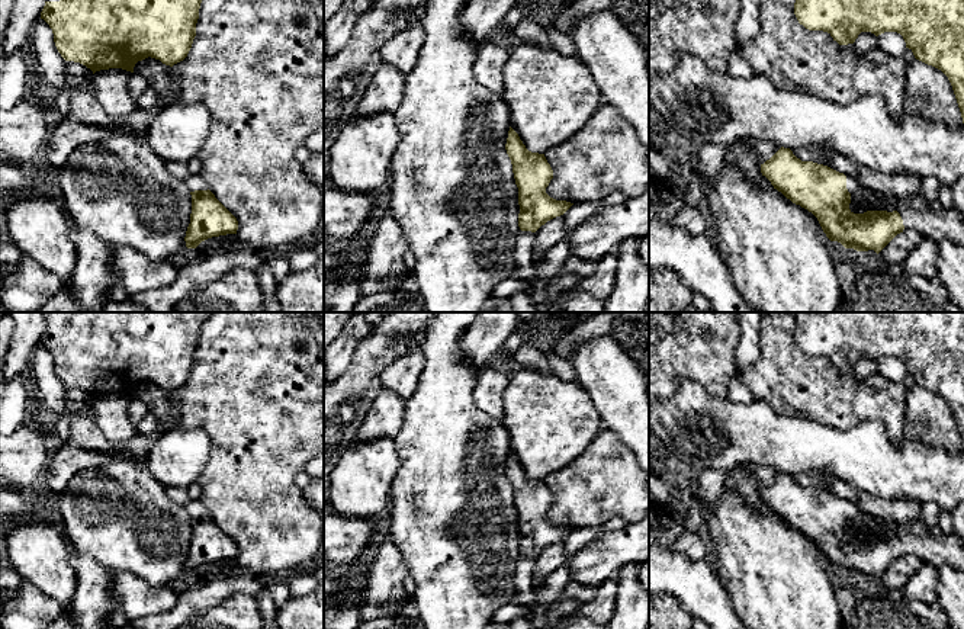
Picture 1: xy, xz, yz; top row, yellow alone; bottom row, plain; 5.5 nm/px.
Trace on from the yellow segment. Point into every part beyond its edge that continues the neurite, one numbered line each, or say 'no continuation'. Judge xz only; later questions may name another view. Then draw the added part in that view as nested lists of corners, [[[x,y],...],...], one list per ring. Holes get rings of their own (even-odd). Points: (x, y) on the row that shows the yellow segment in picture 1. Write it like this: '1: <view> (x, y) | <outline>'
1: xz (524, 254) | [[[521,231],[515,238],[514,257],[517,269],[512,277],[526,282],[533,282],[533,267],[536,263],[533,241],[534,241],[534,232],[531,231]]]

